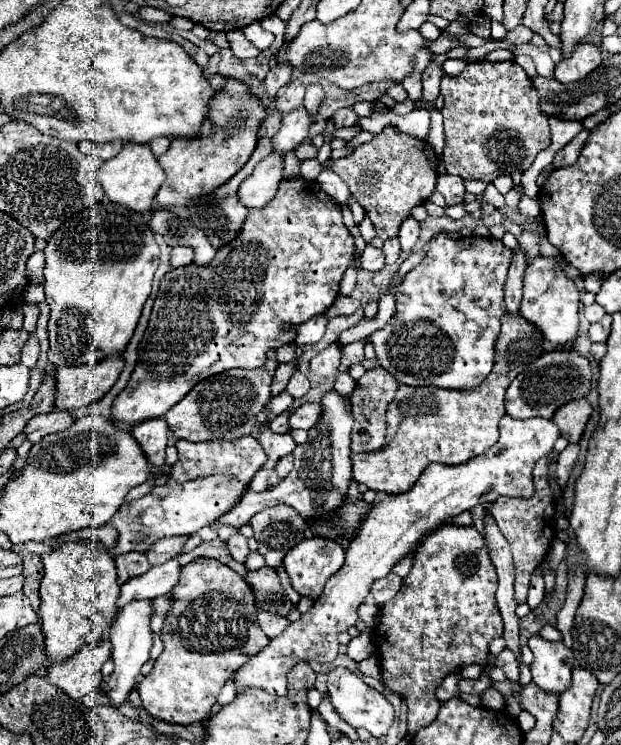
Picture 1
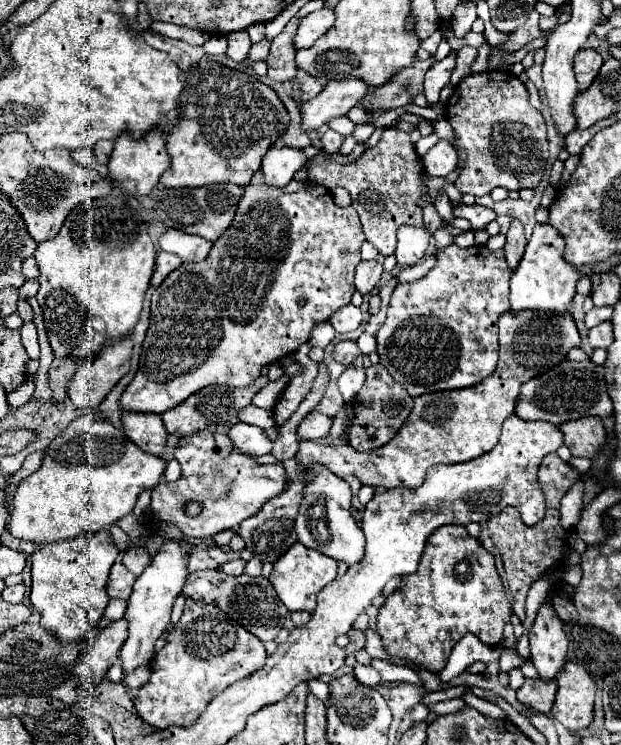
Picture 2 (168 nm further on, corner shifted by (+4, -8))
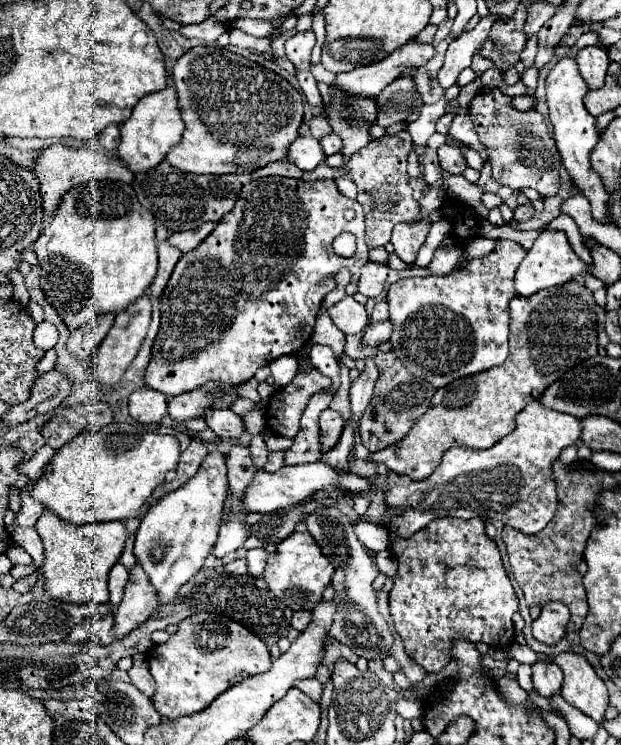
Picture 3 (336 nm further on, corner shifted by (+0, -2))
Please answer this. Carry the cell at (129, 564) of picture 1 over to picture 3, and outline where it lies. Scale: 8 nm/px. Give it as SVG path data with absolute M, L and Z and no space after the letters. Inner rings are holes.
M117 563L111 573L109 573L109 607L115 611L121 603L121 597L123 597L123 589L127 585L127 569Z

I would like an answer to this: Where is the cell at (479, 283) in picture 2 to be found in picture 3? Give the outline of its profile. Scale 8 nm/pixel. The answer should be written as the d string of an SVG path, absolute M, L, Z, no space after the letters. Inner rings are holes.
M497 241L489 255L467 261L463 269L457 269L447 277L429 275L395 281L387 291L387 303L389 319L393 321L391 345L397 359L413 375L433 383L433 387L445 387L459 377L501 365L509 353L509 301L517 295L513 287L513 275L523 257L525 251L515 241Z

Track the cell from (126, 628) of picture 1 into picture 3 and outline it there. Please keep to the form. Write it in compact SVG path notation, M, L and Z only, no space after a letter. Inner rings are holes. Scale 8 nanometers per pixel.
M211 451L193 479L181 485L177 491L163 495L141 517L139 531L135 535L133 553L137 563L149 575L151 585L159 593L159 605L165 605L177 597L177 591L203 567L203 561L211 553L221 523L221 513L227 497L227 469L225 455Z

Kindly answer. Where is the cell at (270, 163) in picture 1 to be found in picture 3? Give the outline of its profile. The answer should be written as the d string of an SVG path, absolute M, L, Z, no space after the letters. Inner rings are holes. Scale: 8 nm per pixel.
M297 137L289 147L287 159L303 171L313 171L325 159L325 153L315 137Z

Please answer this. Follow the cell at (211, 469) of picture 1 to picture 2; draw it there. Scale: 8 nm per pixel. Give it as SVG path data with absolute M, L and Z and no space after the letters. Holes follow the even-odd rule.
M209 431L179 439L173 455L181 465L181 477L171 485L159 483L153 489L149 511L153 519L173 523L185 537L191 539L209 539L223 529L235 529L243 519L255 515L263 503L287 489L287 477L281 463L259 465L251 455L237 449L221 453ZM189 503L201 505L197 517L187 515Z

